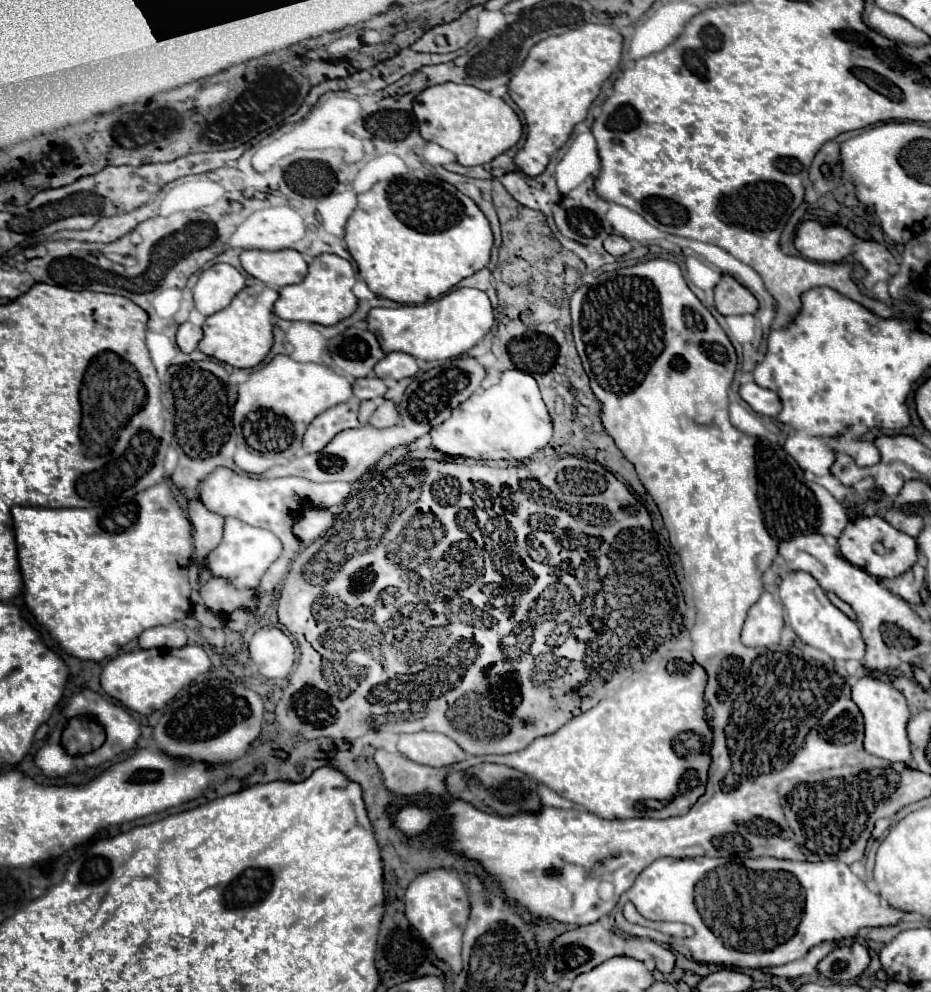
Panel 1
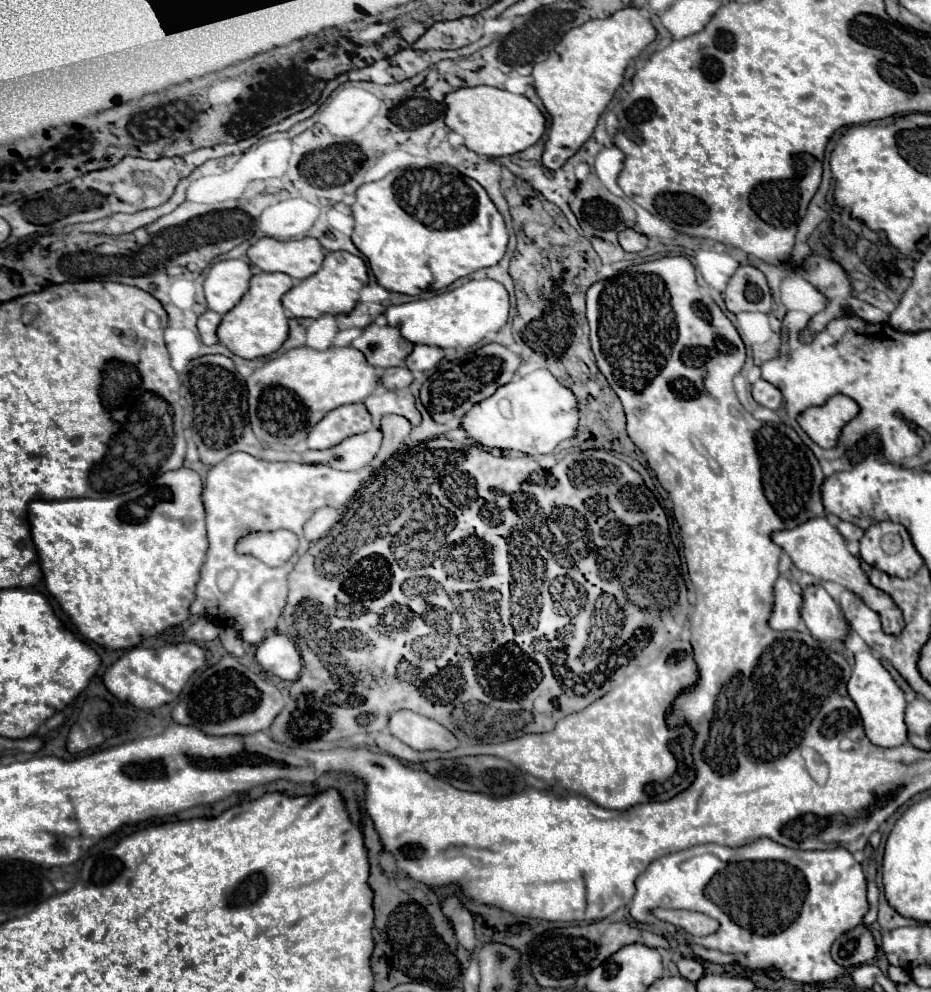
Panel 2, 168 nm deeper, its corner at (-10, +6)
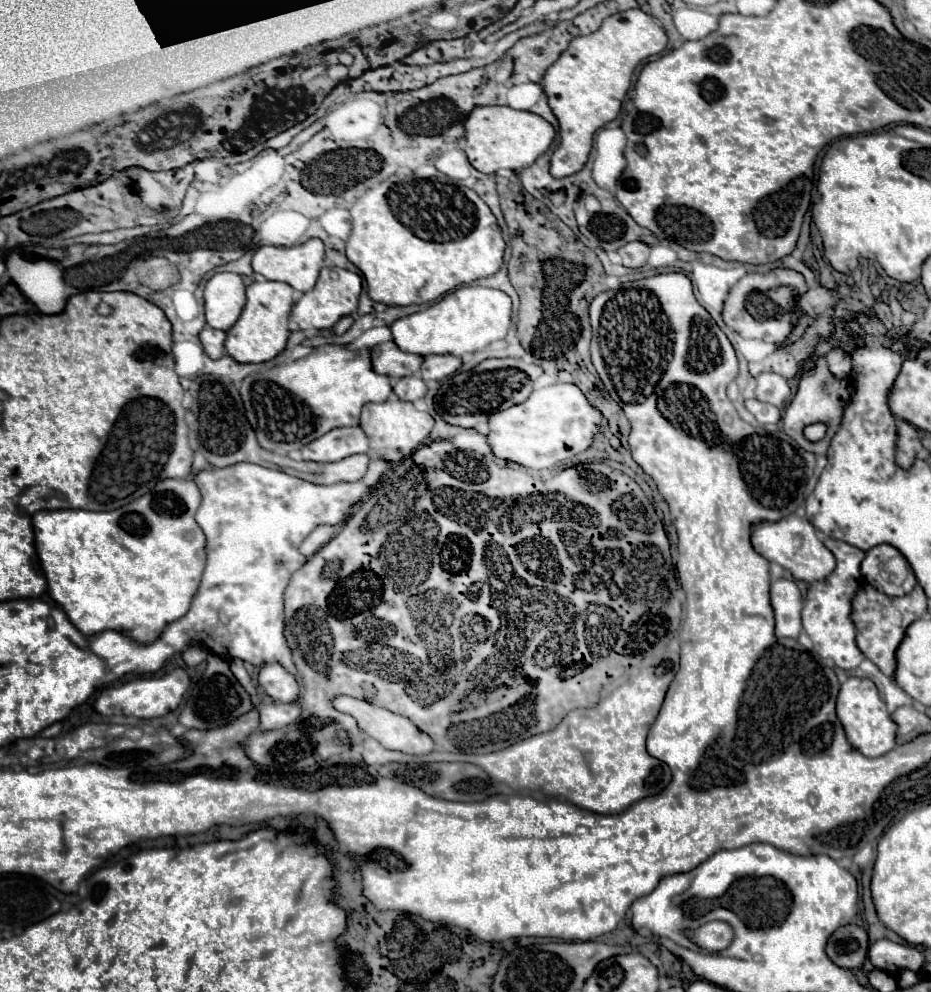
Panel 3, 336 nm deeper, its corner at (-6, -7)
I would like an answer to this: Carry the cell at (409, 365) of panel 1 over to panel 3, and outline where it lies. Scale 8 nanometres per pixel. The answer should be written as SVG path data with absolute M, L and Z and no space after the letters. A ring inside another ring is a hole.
M429 355L421 367L421 377L425 381L441 381L461 367L461 359L455 355Z

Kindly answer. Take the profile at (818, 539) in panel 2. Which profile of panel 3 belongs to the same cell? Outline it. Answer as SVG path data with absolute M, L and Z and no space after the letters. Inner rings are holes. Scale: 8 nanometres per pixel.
M789 515L779 521L759 521L751 525L751 545L753 549L763 555L771 563L779 563L781 567L789 569L795 579L813 583L821 581L821 577L827 577L833 571L833 553L821 545L813 525L805 517Z

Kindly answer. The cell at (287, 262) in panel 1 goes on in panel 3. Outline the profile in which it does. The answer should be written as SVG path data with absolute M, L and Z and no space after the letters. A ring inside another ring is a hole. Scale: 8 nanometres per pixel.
M309 239L297 247L259 247L253 255L253 271L269 281L289 283L297 291L311 291L317 283L325 259L325 245L321 239Z

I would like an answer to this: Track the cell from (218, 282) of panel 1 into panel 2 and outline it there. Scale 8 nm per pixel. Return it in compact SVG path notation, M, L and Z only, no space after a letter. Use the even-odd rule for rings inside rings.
M221 260L213 264L203 282L209 308L217 314L227 314L247 292L251 276L251 268L243 260Z

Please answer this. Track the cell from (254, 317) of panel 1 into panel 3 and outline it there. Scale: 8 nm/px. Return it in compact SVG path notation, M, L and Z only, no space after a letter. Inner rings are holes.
M253 281L247 287L247 303L239 321L227 331L225 349L237 363L261 363L279 355L289 339L289 313L293 307L293 287L281 281Z

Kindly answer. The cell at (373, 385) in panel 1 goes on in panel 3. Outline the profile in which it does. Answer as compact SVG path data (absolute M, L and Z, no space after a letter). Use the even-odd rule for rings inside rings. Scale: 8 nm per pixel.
M401 377L393 385L393 393L403 401L417 401L425 397L427 383L421 377Z

